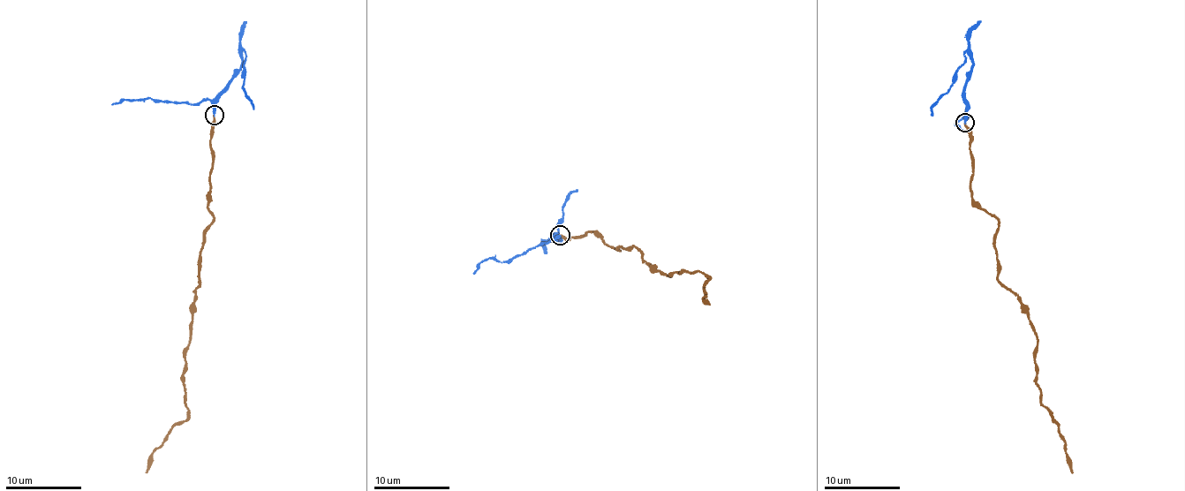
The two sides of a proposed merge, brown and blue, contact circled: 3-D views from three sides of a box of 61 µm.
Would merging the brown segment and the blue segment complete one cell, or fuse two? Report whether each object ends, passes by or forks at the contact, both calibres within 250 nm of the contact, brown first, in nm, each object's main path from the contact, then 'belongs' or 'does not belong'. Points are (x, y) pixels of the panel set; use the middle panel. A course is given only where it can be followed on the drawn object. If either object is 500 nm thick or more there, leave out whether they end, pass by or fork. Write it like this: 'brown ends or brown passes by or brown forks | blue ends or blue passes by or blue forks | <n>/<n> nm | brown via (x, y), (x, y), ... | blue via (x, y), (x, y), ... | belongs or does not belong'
brown ends | blue ends | 220/280 nm | brown via (559, 236), (594, 230), (619, 251), (633, 246), (669, 276), (697, 270), (709, 278), (703, 300), (708, 305) | blue via (559, 236), (553, 238), (555, 234), (560, 238), (555, 240), (552, 237), (559, 231), (569, 193), (577, 189) | belongs

